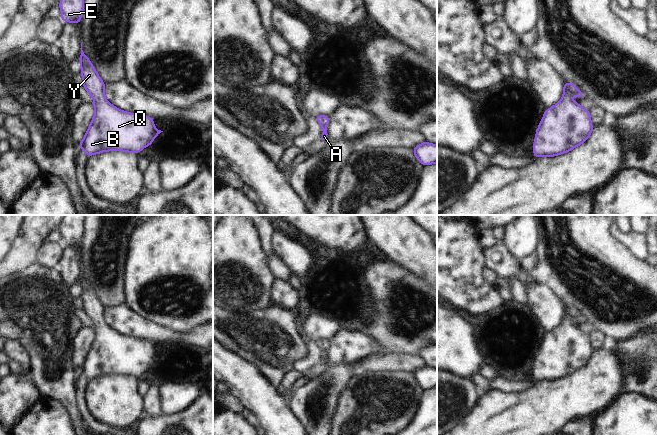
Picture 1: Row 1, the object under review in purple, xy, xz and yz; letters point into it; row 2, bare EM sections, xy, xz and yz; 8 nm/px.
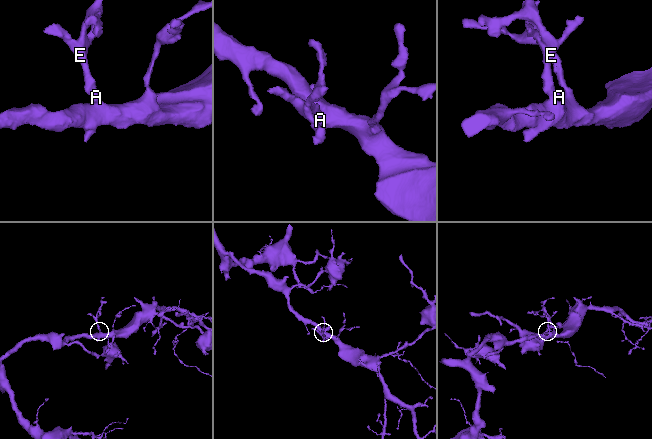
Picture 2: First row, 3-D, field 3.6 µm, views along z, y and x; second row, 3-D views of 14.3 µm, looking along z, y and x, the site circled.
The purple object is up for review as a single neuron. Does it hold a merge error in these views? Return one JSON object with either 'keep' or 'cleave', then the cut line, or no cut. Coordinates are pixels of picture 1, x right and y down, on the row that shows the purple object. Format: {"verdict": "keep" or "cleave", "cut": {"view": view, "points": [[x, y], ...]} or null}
{"verdict": "keep", "cut": null}

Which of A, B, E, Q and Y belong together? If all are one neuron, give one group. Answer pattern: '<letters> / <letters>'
A B E Q Y

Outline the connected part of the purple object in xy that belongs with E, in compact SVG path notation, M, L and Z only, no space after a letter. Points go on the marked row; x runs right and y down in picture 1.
M61 0L61 19L65 22L76 22L80 25L81 16L84 10L84 0Z

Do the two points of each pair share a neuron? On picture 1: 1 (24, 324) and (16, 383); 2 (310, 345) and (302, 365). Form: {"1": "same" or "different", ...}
{"1": "different", "2": "same"}

